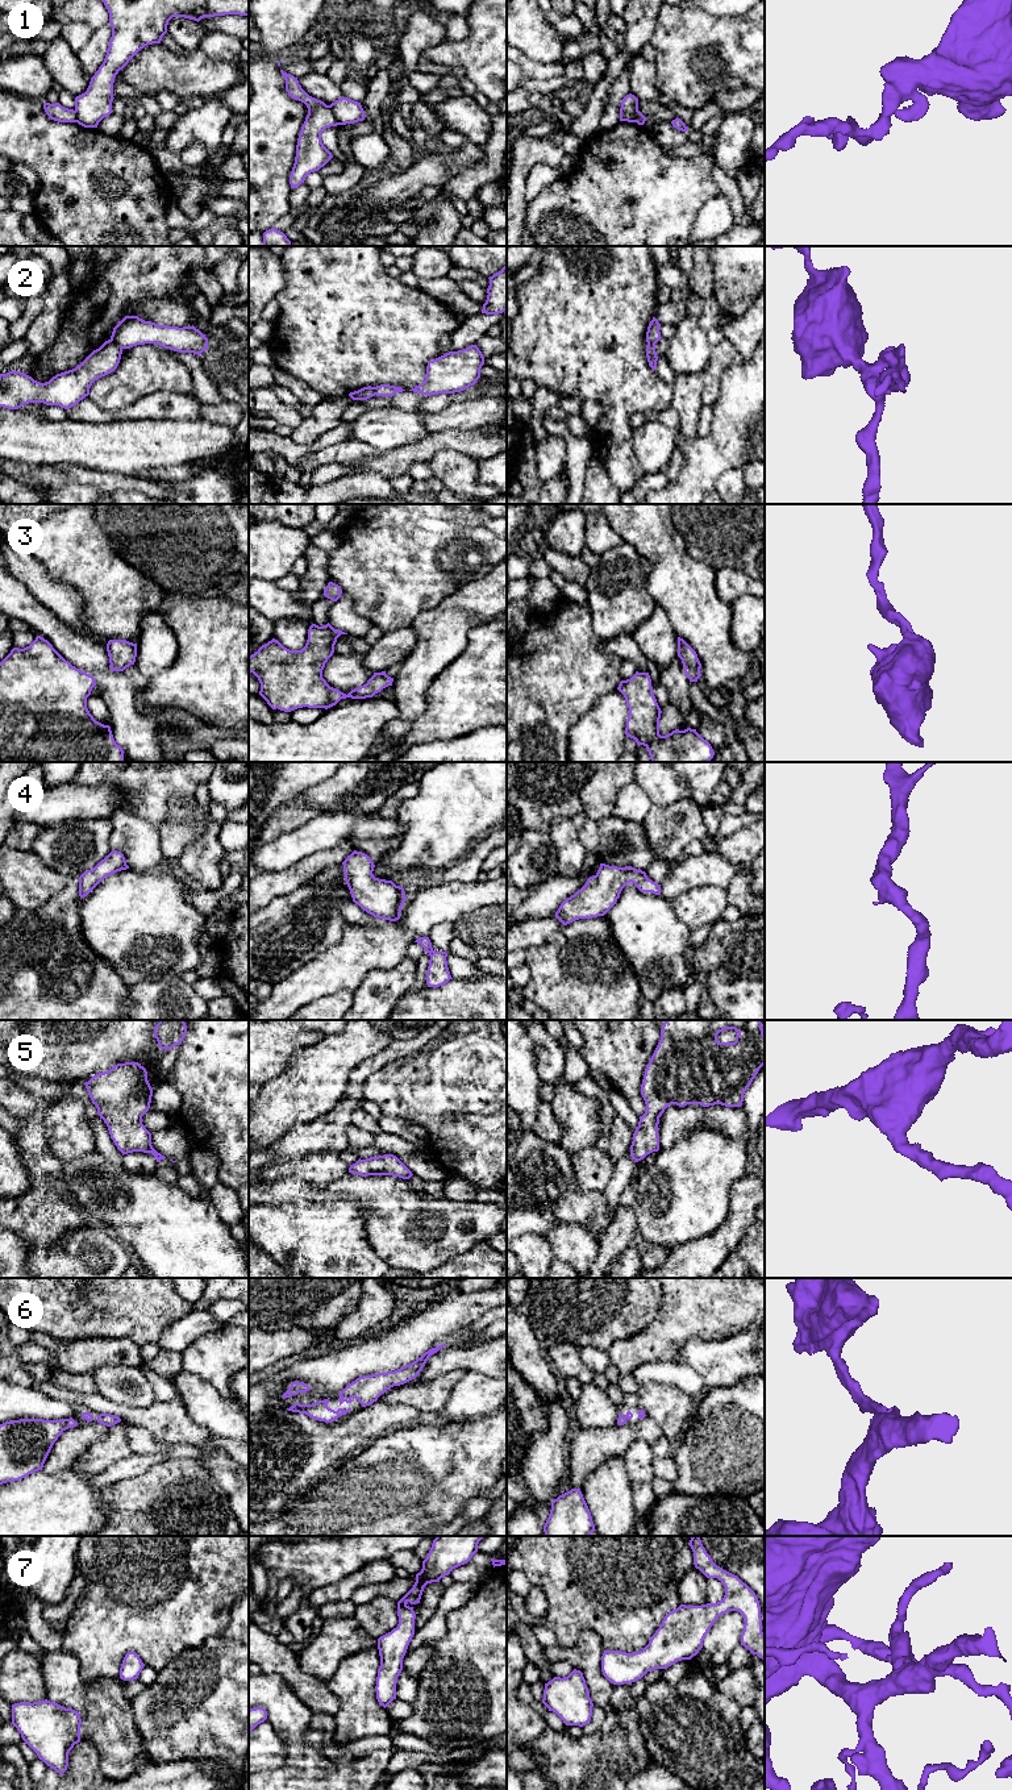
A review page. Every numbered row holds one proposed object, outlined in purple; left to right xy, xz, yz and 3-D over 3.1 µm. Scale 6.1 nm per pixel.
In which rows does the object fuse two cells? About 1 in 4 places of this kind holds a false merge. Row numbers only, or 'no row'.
1, 2

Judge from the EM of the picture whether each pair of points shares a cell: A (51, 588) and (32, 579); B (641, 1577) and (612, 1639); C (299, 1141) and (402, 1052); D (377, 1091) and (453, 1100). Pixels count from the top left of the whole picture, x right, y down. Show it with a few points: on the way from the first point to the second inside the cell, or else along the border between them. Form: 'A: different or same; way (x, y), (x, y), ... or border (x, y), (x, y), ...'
A: same; way (46, 588), (37, 581)
B: same; way (625, 1593), (623, 1623)
C: same; way (329, 1124), (353, 1099), (355, 1081), (371, 1065)
D: same; way (395, 1091), (434, 1091)

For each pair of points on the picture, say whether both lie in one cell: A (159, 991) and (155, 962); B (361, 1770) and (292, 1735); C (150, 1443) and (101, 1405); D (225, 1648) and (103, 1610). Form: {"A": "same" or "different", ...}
{"A": "different", "B": "same", "C": "different", "D": "different"}

